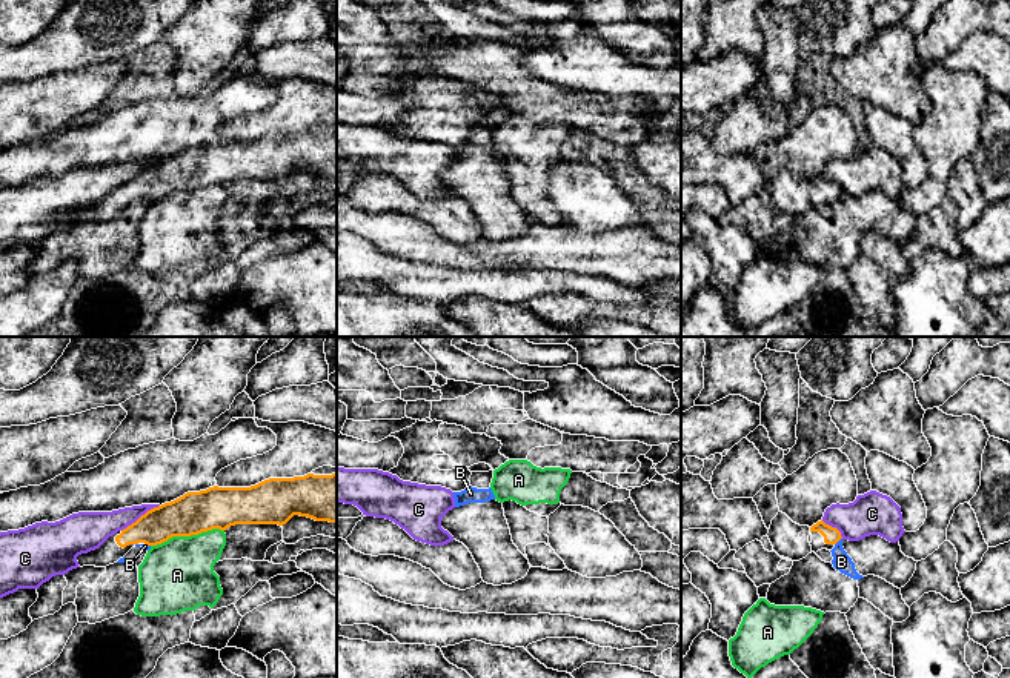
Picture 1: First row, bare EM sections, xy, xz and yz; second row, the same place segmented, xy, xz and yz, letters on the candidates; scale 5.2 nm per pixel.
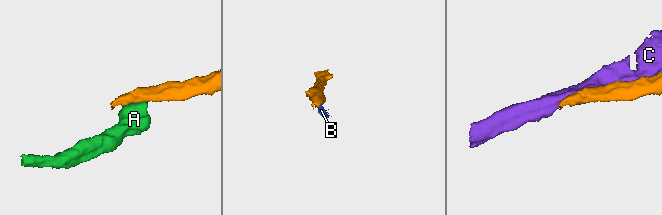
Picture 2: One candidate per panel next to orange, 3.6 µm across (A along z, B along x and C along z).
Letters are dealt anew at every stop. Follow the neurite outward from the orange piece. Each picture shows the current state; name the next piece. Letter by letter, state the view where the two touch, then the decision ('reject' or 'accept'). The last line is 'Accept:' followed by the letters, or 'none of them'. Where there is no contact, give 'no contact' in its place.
A: meets orange in xy; reject
B: meets orange in yz; reject
C: meets orange in xy; reject
Accept: none of them

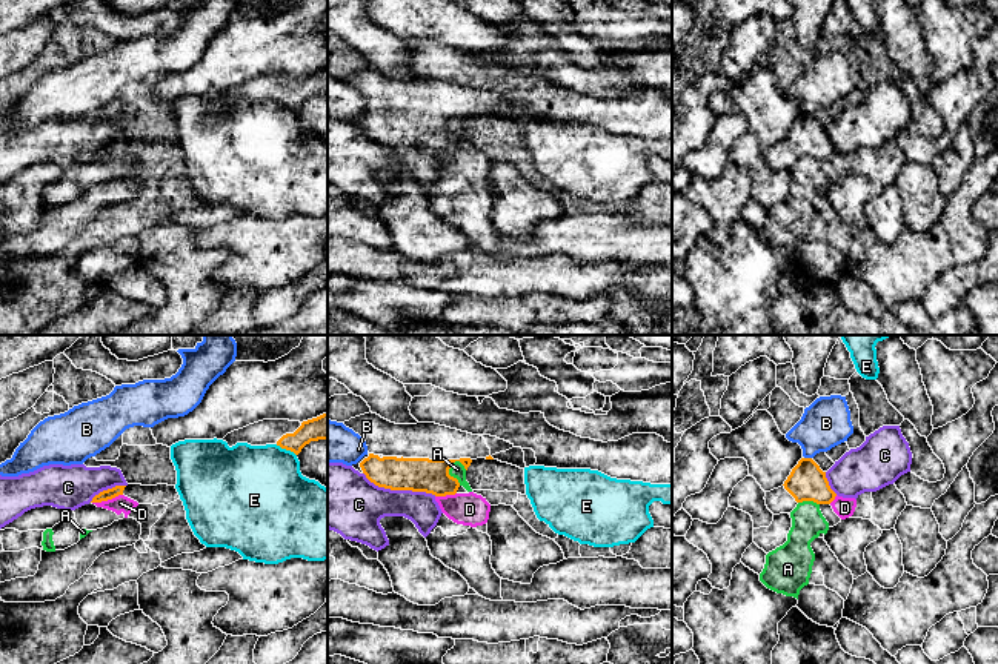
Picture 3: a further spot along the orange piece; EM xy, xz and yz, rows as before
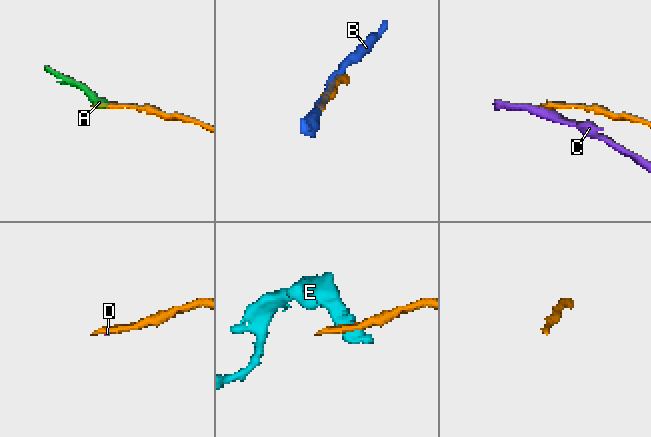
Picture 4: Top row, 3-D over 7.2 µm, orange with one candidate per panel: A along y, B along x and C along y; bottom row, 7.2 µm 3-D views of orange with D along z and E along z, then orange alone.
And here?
A: meets orange in xz; reject
B: meets orange in yz; reject
C: meets orange in xz; reject
D: meets orange in xy; reject
E: meets orange in xy; reject
Accept: none of them

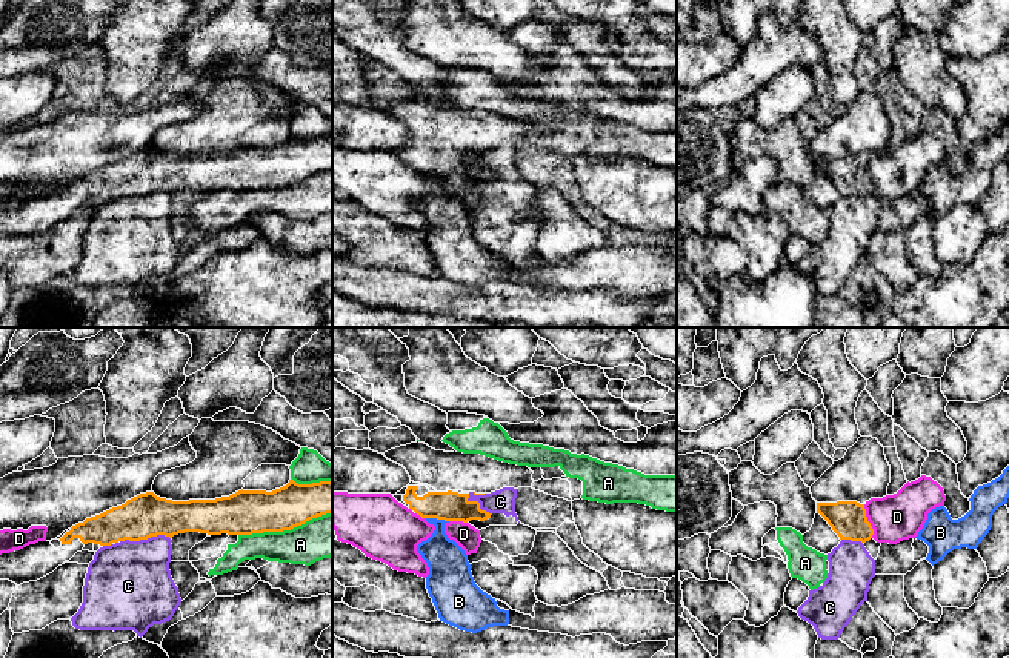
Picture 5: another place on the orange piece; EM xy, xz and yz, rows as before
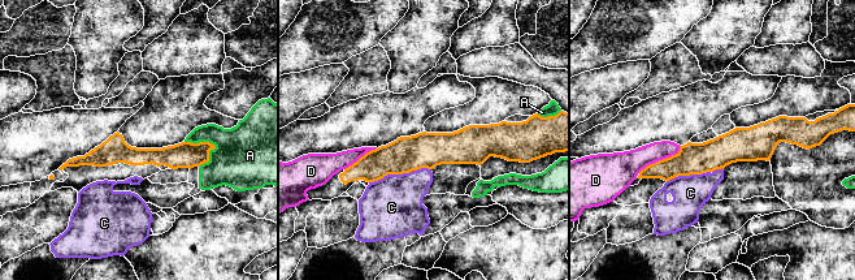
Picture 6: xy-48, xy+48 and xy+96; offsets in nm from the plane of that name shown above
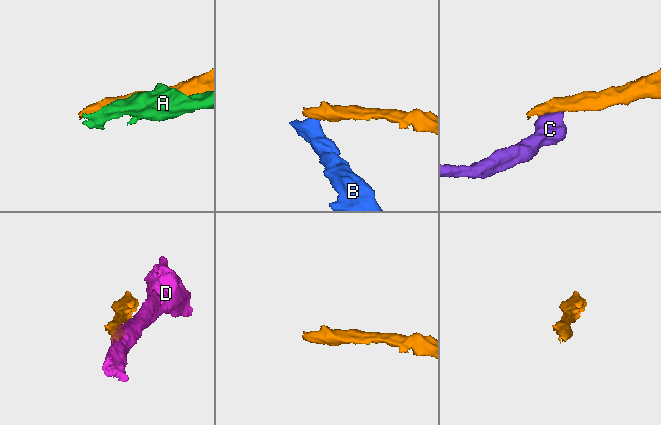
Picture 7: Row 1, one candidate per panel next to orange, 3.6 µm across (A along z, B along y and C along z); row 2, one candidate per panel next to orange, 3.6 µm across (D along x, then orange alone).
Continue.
A: meets orange in xy; reject
B: meets orange in xz; reject
C: meets orange in xy; reject
D: meets orange in yz; reject
Accept: none of them

